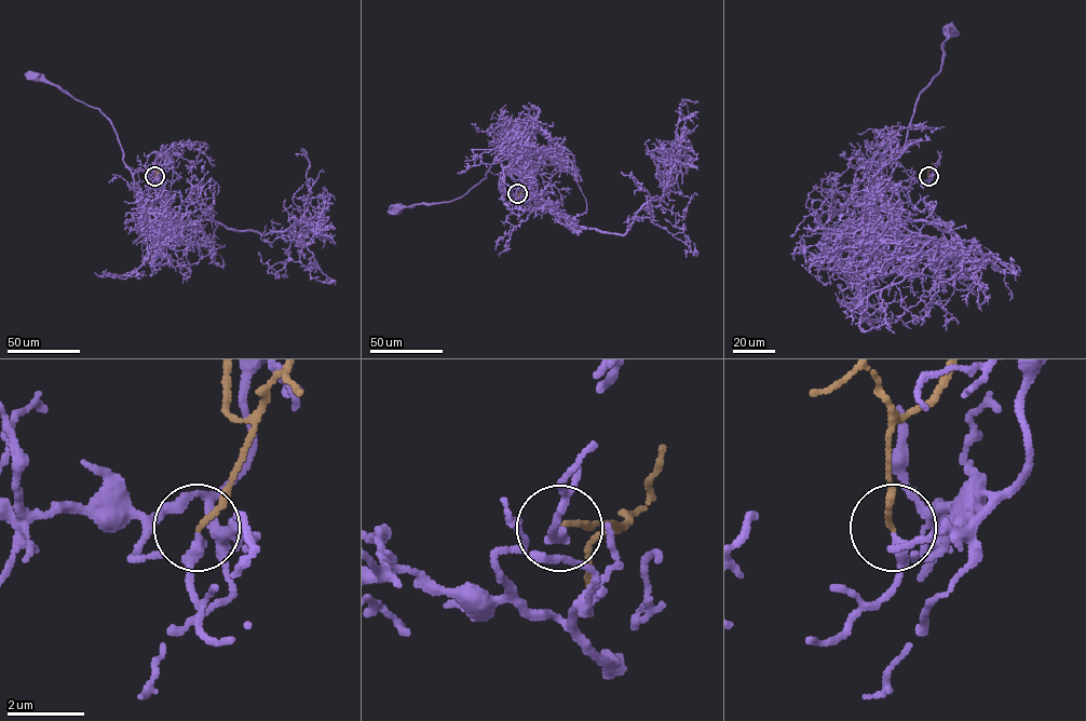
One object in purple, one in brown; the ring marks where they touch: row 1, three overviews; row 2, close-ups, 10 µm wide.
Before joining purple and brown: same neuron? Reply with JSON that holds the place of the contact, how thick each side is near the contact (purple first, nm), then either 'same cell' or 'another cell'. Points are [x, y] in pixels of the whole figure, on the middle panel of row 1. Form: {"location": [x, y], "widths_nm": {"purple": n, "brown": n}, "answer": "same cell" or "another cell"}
{"location": [517, 193], "widths_nm": {"purple": 200, "brown": 130}, "answer": "same cell"}

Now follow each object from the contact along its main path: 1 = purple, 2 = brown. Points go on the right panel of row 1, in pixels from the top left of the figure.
1: (928, 176), (932, 176), (925, 186), (915, 182), (895, 160), (903, 150), (917, 99), (939, 73), (949, 29)
2: (928, 176), (932, 163)

